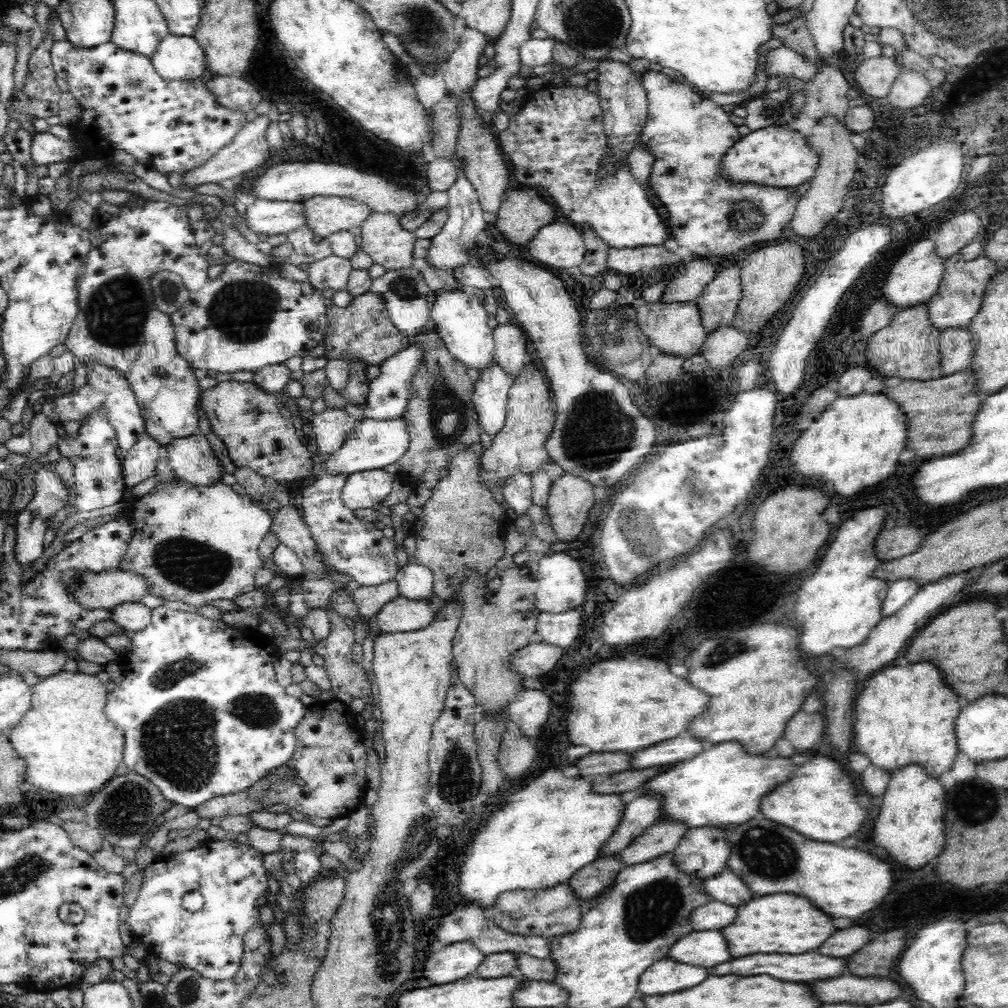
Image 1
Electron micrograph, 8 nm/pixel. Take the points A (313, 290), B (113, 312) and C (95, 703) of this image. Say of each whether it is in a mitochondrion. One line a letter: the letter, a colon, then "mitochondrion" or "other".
A: other
B: mitochondrion
C: other

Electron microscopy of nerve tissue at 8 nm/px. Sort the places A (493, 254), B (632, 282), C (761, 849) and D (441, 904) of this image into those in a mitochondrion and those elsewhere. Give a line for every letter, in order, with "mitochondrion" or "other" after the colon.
A: other
B: other
C: mitochondrion
D: other

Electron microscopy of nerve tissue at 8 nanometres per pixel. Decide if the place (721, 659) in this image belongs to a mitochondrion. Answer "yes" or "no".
yes

